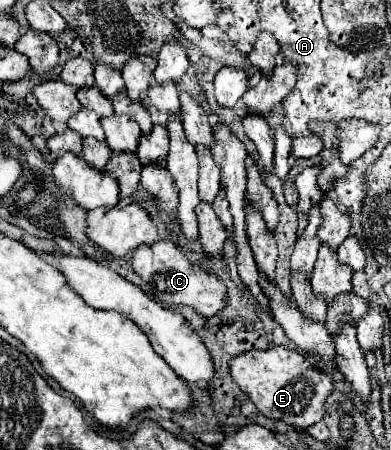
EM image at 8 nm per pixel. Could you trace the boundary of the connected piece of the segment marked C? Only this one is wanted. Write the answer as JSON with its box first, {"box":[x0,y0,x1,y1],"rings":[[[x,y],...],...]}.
{"box":[131,241,225,317],"rings":[[[171,241],[137,247],[131,257],[131,267],[145,283],[149,283],[153,297],[163,305],[187,305],[203,317],[211,317],[225,307],[225,285],[215,275],[207,275],[193,265]]]}

